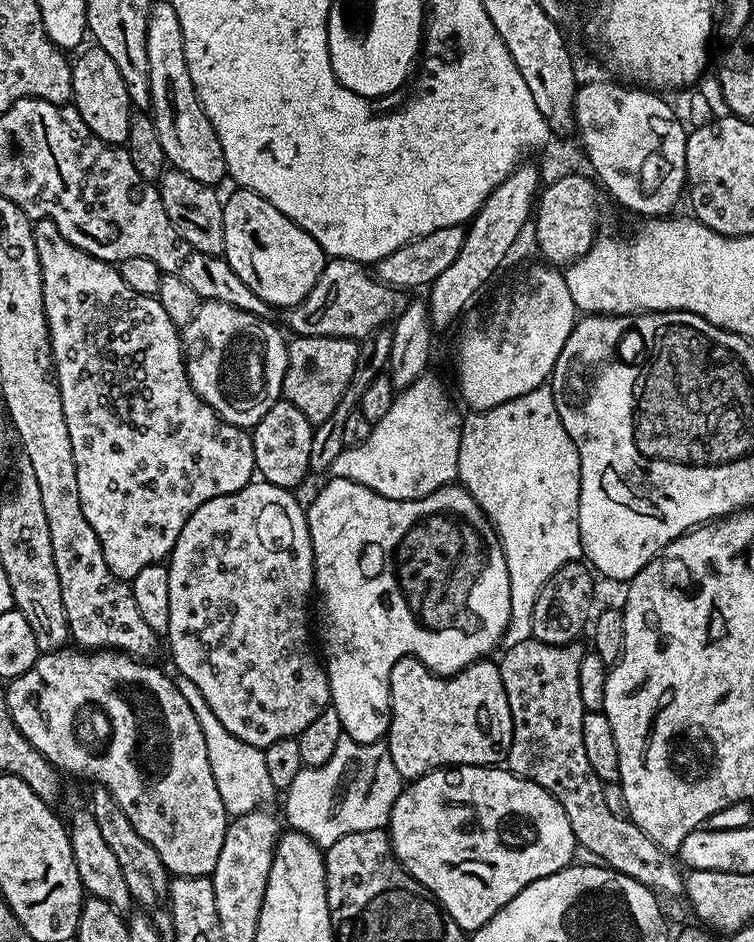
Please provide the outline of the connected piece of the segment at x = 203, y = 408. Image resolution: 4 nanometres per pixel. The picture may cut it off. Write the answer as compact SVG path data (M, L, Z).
M37 220L32 229L42 268L54 379L60 387L66 430L70 430L82 514L98 534L106 566L118 579L130 582L138 570L167 561L182 526L202 502L253 483L256 463L252 437L245 429L223 420L192 389L184 365L181 329L170 322L160 300L130 290L115 263L78 250L64 239L54 222Z

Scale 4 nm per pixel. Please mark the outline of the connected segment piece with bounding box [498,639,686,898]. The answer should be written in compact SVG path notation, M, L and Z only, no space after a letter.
M530 639L503 649L504 657L499 657L498 663L512 715L512 741L506 767L523 780L542 786L558 801L562 810L566 810L566 818L570 818L570 830L574 830L577 845L592 855L589 857L642 882L642 886L661 897L683 897L686 876L681 865L669 853L661 851L628 816L615 816L611 812L610 806L606 806L605 783L594 774L586 758L582 743L585 711L578 687L578 670L586 651L582 645L580 642L543 644Z

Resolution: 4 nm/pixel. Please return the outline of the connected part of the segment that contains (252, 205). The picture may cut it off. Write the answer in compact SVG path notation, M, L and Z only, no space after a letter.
M237 187L232 191L236 192L230 193L224 200L223 257L234 270L234 274L238 274L238 278L242 278L242 282L246 282L246 286L250 286L254 294L258 294L258 298L262 298L277 309L291 309L293 304L302 302L302 298L310 294L314 282L318 282L326 263L326 254L322 246L318 246L318 242L314 242L314 238L306 234L306 230L302 230L293 220L286 218L282 210L270 206L266 198L250 191L249 188Z

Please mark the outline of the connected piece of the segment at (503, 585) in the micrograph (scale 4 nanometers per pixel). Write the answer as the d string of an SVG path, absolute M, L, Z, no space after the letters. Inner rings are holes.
M332 478L329 481L313 498L312 505L309 503L306 508L310 542L314 546L314 592L317 597L324 599L324 633L321 634L320 640L318 636L318 648L322 653L324 671L328 673L328 685L332 695L330 707L338 710L345 737L359 744L378 744L388 735L388 722L392 711L390 670L394 670L394 662L404 656L412 656L415 660L422 661L437 676L453 676L466 666L491 657L492 651L501 647L510 622L510 574L506 570L506 554L496 536L495 528L488 521L488 515L459 483L448 484L444 488L434 490L434 494L426 494L417 500L395 500L346 478Z

